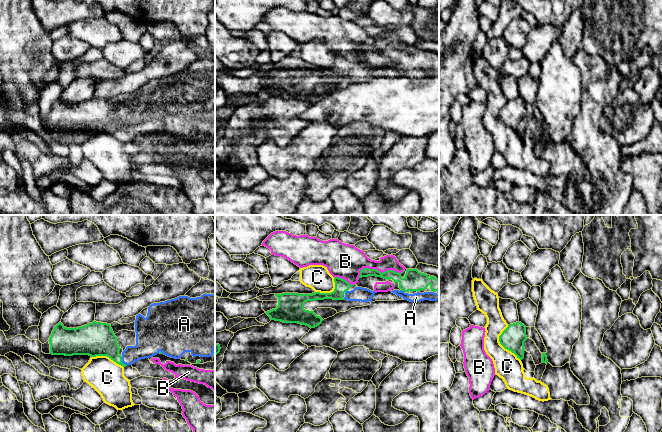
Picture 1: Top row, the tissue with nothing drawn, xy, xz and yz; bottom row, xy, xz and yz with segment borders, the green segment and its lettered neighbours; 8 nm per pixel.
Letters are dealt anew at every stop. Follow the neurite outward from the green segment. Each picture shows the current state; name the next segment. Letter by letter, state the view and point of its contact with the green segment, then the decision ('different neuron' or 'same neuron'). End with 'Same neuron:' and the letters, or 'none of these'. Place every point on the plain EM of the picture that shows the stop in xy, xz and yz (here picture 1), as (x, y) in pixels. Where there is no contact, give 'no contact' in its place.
A: meets green in xy at (121, 137); same neuron
B: meets green in xz at (378, 47); different neuron
C: meets green in yz at (501, 120); different neuron
Same neuron: A

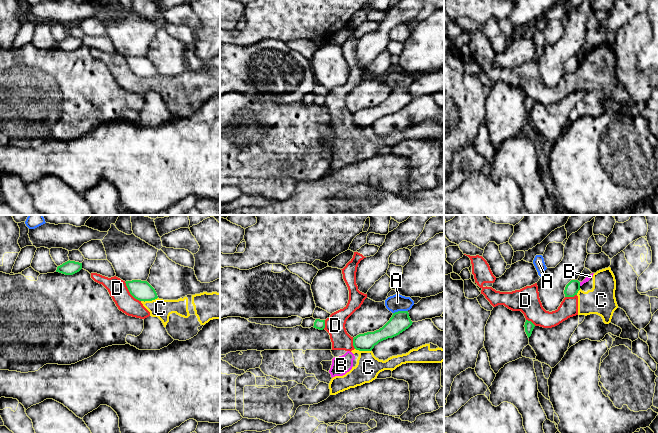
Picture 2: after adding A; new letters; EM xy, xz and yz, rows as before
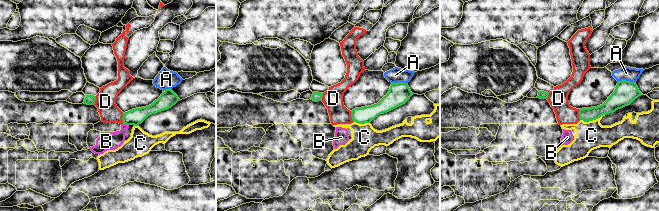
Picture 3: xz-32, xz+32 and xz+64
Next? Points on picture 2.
A: meets green in xz at (400, 87); different neuron
B: meets green in yz at (579, 60); different neuron
C: meets green in xy at (149, 76); different neuron
D: meets green in xy at (130, 69); different neuron
Same neuron: none of these

